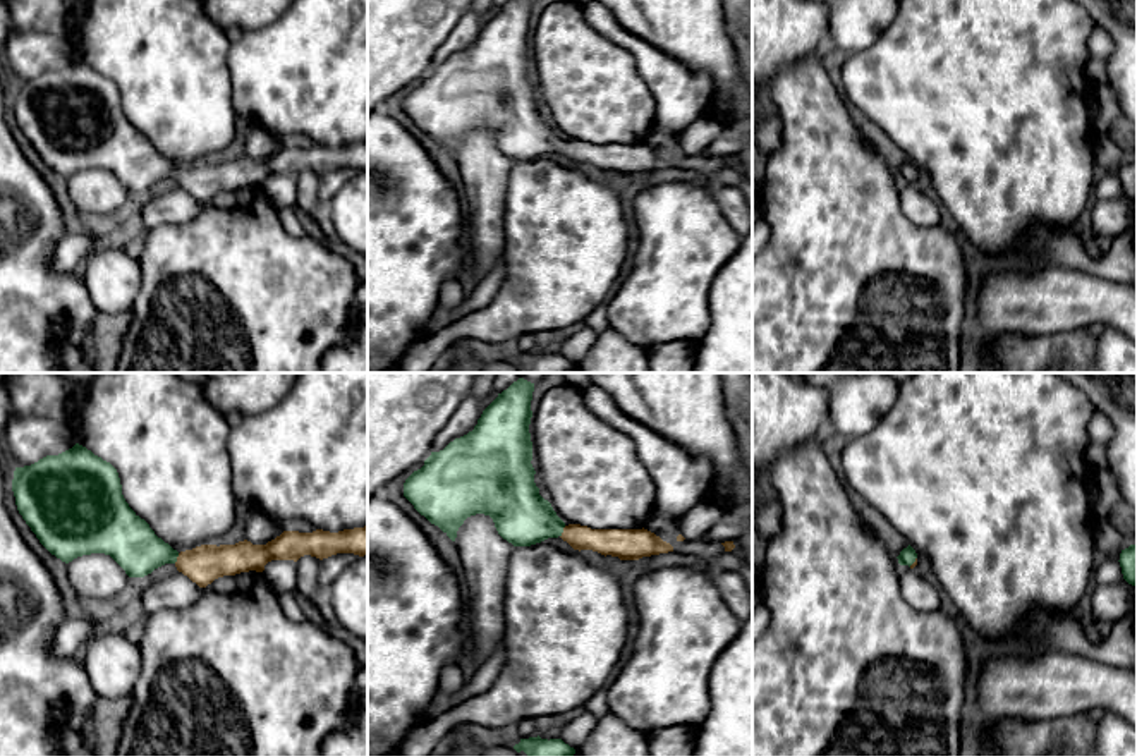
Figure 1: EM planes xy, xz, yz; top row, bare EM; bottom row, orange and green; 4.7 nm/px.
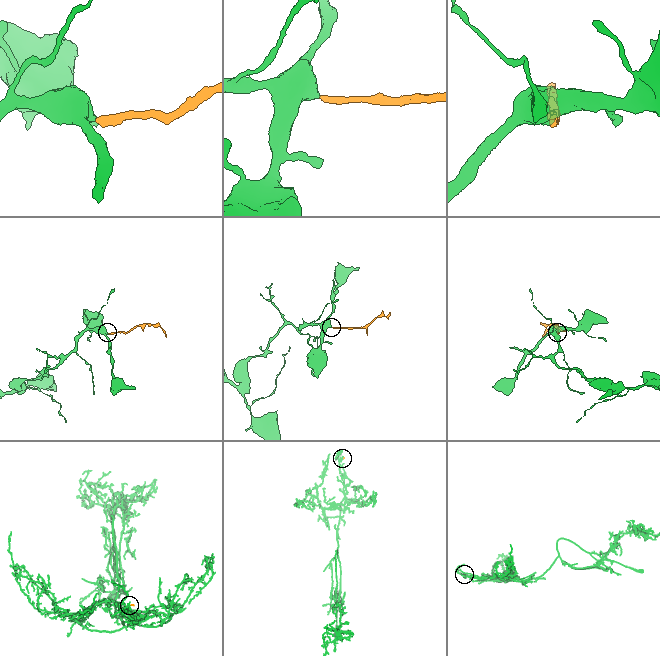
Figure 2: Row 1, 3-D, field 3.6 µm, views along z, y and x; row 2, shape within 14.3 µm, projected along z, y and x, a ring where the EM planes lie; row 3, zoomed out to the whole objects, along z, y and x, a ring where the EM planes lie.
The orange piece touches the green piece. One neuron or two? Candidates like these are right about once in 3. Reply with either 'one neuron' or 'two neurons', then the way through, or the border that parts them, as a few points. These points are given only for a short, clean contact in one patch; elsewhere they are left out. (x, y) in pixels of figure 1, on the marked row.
one neuron; runs through xz (607, 542), (579, 538), (564, 531), (521, 516)

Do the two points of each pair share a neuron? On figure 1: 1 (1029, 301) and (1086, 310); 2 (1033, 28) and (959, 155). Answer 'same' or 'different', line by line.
1: same
2: same

